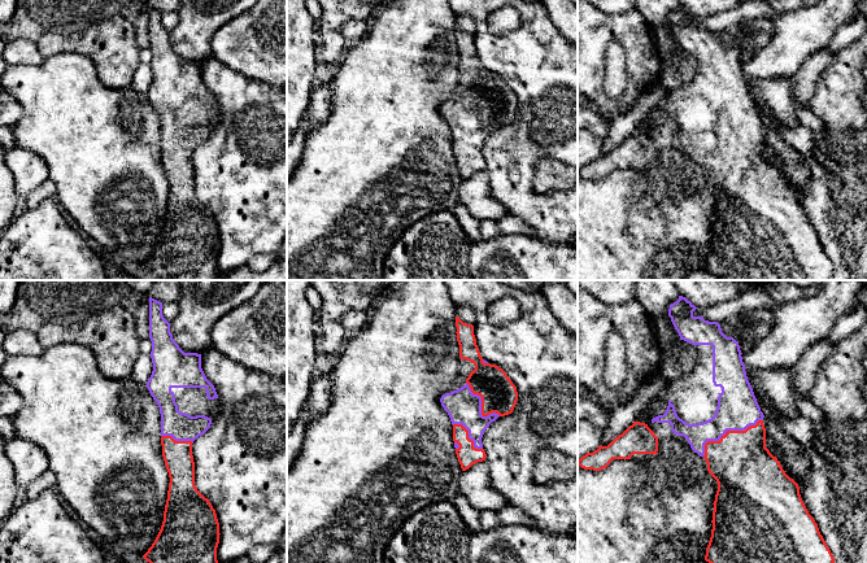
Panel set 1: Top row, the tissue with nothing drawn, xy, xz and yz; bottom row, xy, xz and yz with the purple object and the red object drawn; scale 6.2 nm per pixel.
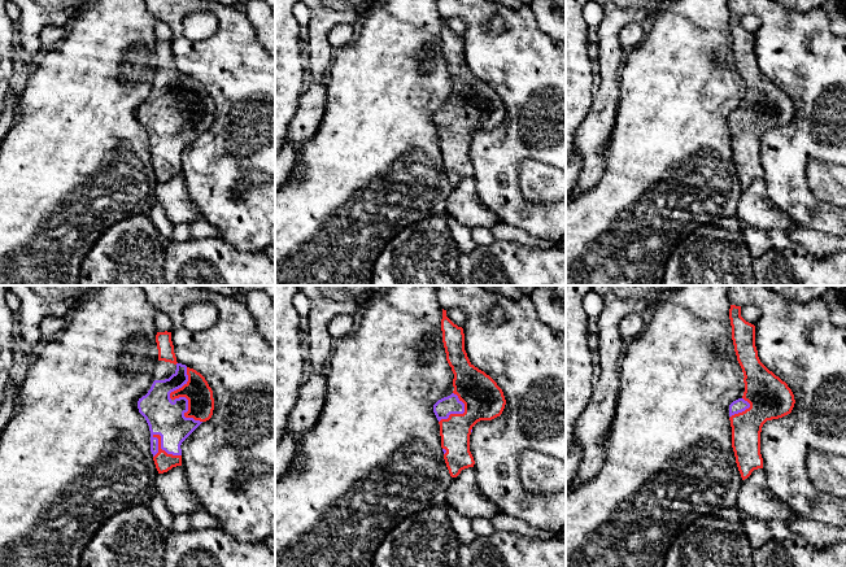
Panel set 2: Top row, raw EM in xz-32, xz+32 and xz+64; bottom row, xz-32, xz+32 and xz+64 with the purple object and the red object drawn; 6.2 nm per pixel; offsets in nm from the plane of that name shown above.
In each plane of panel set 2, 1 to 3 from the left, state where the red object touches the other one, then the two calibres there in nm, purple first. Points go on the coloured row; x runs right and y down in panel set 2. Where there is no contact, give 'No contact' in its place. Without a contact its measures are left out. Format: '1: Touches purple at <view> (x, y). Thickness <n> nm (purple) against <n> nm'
1: Touches purple at xz-32 (164, 449). Thickness 220 nm (purple) against 120 nm
2: Touches purple at xz+32 (459, 413). Thickness 120 nm (purple) against 240 nm
3: Touches purple at xz+64 (741, 411). Thickness 90 nm (purple) against 260 nm

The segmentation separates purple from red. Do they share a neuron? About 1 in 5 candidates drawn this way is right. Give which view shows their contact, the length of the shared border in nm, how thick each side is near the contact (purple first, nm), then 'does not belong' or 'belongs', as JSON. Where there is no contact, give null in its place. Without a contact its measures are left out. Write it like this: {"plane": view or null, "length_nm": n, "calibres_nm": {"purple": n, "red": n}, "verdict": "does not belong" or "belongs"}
{"plane": "yz", "length_nm": 440, "calibres_nm": {"purple": 260, "red": 380}, "verdict": "belongs"}

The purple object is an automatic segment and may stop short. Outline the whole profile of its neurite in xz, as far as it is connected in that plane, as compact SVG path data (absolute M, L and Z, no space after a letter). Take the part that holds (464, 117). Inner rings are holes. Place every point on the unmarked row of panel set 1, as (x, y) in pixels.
M456 26L459 67L475 74L466 93L441 105L440 112L453 134L453 150L462 180L485 170L482 147L498 126L513 122L517 96L506 82L491 74L480 65L474 44L474 35Z

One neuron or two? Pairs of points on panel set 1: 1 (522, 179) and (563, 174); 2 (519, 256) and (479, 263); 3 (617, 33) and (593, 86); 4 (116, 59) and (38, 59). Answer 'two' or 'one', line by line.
1: two
2: one
3: one
4: two

